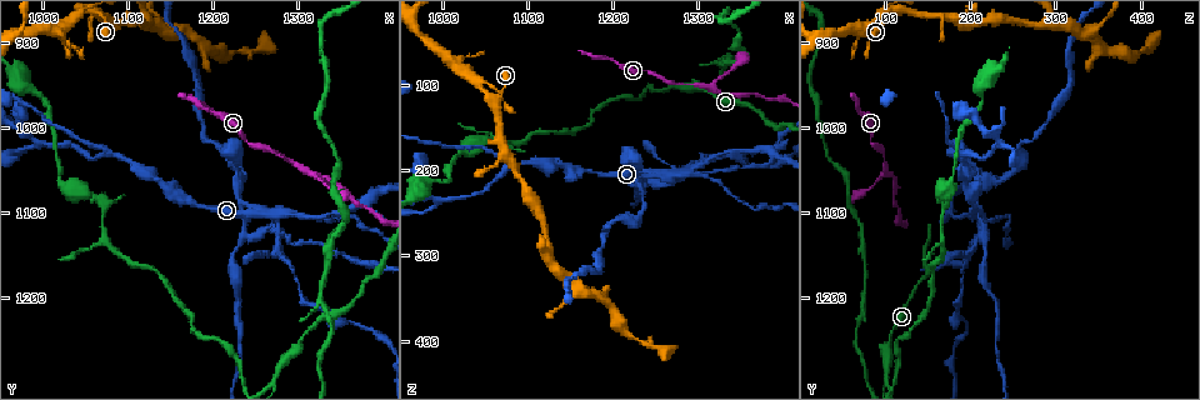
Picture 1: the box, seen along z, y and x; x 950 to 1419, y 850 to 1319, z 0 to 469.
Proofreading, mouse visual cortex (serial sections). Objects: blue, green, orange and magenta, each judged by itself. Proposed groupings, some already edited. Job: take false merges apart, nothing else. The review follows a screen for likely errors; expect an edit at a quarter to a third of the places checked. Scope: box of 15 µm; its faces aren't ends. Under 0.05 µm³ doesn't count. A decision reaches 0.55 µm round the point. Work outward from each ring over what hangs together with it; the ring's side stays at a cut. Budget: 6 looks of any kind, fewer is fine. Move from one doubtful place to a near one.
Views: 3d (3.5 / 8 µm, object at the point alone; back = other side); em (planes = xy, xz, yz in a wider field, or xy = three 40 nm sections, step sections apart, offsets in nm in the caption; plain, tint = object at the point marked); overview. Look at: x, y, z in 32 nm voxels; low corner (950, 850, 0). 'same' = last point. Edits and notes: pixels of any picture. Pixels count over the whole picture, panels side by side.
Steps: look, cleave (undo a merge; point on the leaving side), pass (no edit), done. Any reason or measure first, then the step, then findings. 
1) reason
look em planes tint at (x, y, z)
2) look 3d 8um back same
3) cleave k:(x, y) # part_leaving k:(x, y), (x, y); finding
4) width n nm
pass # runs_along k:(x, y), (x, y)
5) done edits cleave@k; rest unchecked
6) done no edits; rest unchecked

three arms meet
look 3d 8um at (1080, 1035, 195)

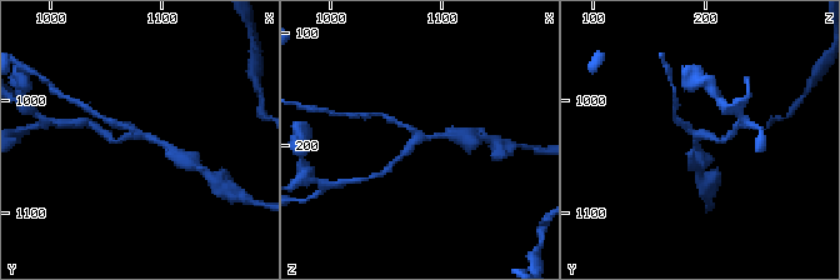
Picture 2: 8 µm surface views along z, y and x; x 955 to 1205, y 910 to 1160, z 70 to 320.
closer look
look 3d 3.5um at (1078, 1032, 192)

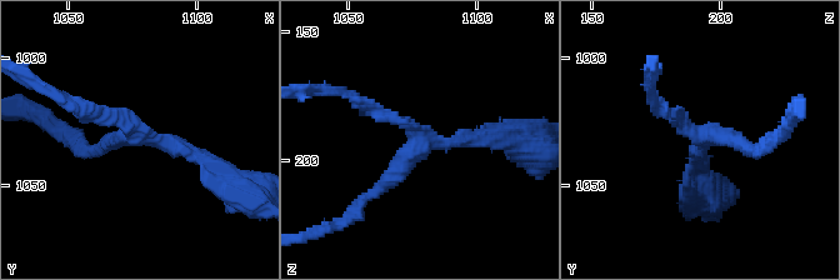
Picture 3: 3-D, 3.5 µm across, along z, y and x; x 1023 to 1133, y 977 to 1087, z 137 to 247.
look em xy step 5 tint at (1079, 1031, 194)

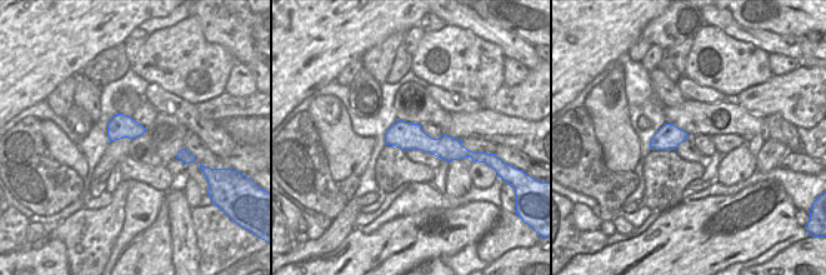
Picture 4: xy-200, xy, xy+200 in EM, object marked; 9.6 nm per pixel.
pass # runs_along 4:(388, 136), (412, 136), (464, 151); continuous, no second cell

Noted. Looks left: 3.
three-way junction
look 3d 8um at (995, 1015, 240)

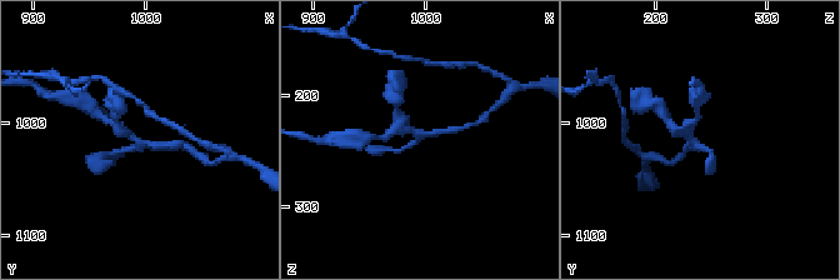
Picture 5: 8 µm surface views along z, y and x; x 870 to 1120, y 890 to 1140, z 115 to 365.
zoom in
look 3d 3.5um at (996, 1018, 236)

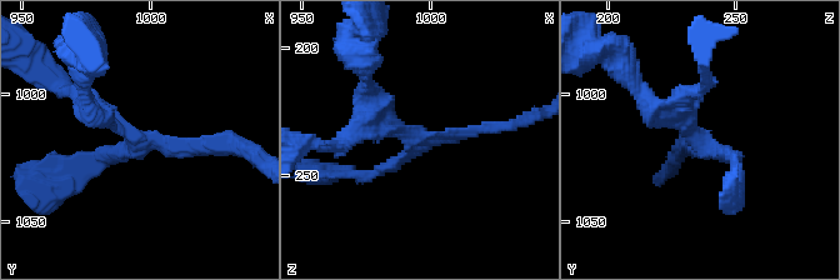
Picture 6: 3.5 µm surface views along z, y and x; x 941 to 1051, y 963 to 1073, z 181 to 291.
arms 3; arm_widths 150, 150, 200 nm
look em xy step 5 tint at (995, 1019, 235)

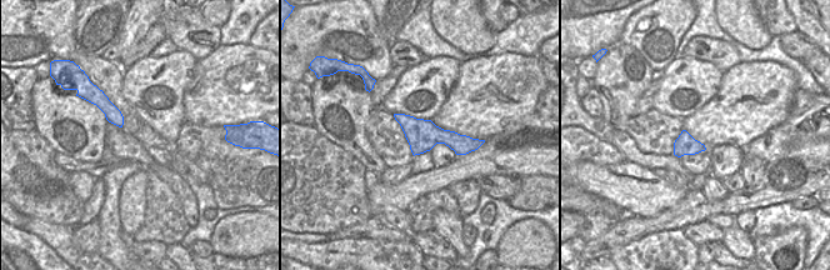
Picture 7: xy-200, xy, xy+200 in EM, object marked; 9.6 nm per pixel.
pass # runs_along 6:(215, 141), (146, 145), (93, 110); one cell here

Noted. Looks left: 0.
done no edits; rest unchecked

